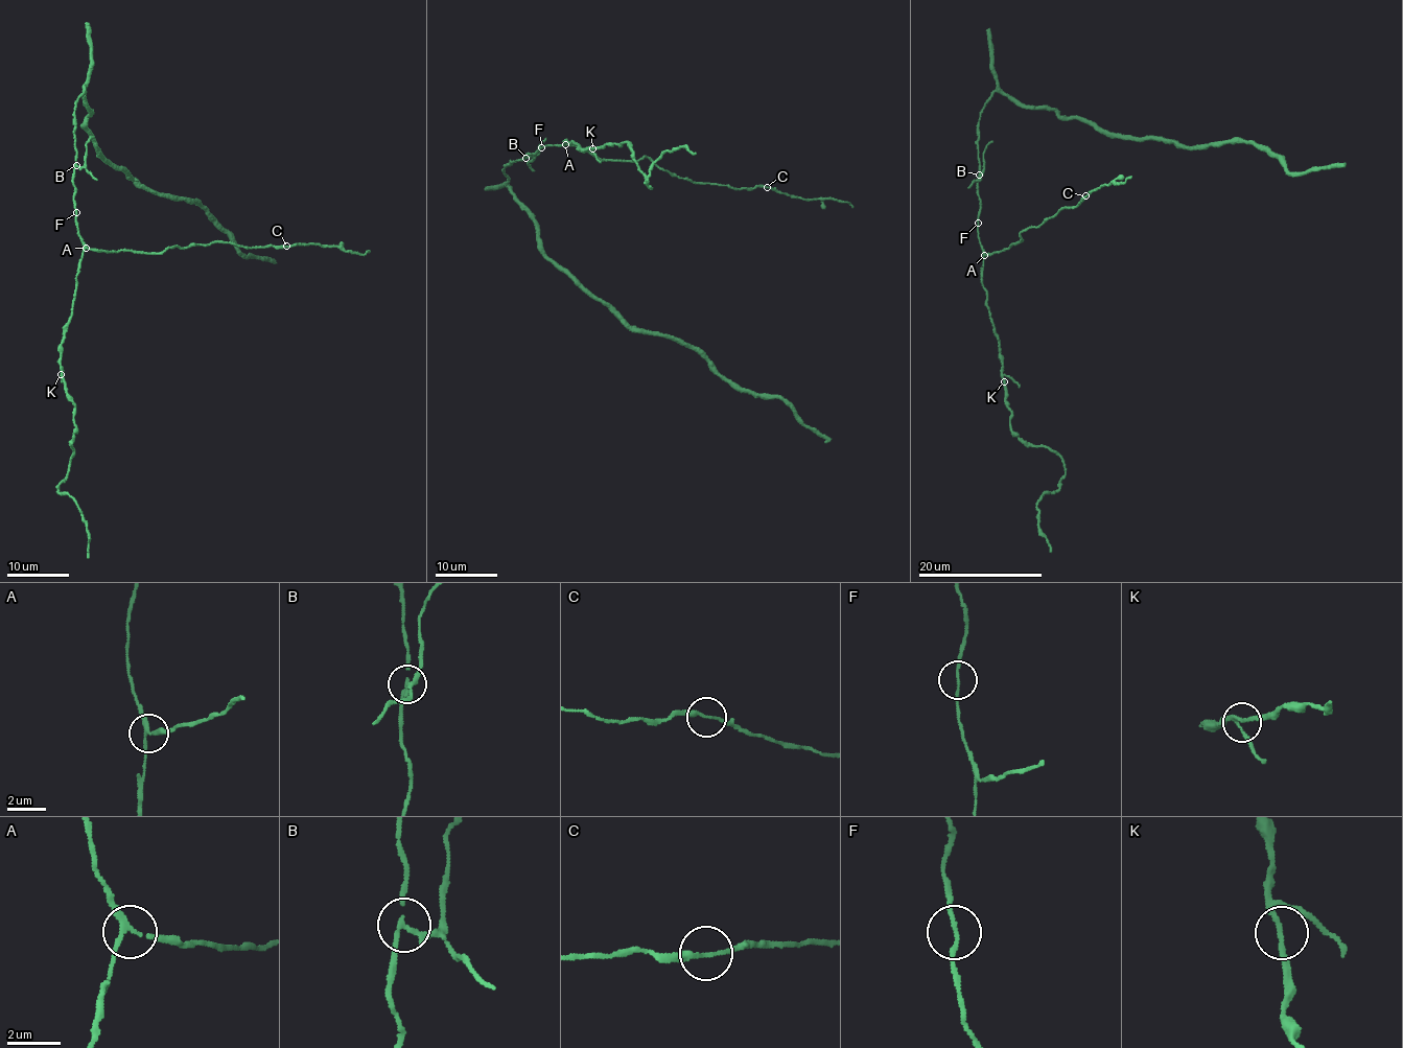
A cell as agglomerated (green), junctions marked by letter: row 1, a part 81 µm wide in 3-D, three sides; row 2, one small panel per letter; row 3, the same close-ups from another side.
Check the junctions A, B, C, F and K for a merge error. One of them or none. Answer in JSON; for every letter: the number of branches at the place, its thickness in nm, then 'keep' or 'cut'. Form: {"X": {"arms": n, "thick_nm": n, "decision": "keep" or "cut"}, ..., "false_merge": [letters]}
{"A": {"arms": 3, "thick_nm": 180, "decision": "keep"}, "B": {"arms": 3, "thick_nm": 140, "decision": "cut"}, "C": {"arms": 2, "thick_nm": 160, "decision": "keep"}, "F": {"arms": 2, "thick_nm": 140, "decision": "keep"}, "K": {"arms": 3, "thick_nm": 150, "decision": "keep"}, "false_merge": ["B"]}

